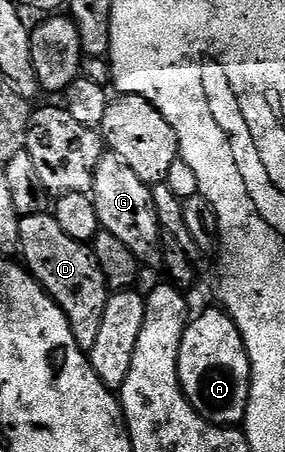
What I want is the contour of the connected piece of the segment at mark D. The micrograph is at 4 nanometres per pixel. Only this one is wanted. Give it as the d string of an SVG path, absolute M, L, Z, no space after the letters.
M52 214L20 217L19 255L24 256L23 267L32 273L32 277L42 285L49 298L66 314L80 349L86 354L91 353L94 341L98 339L98 329L102 326L102 314L106 310L106 302L110 295L108 283L104 280L95 256L81 241L70 238L66 234L66 230L62 230L62 226L58 226L55 215Z

